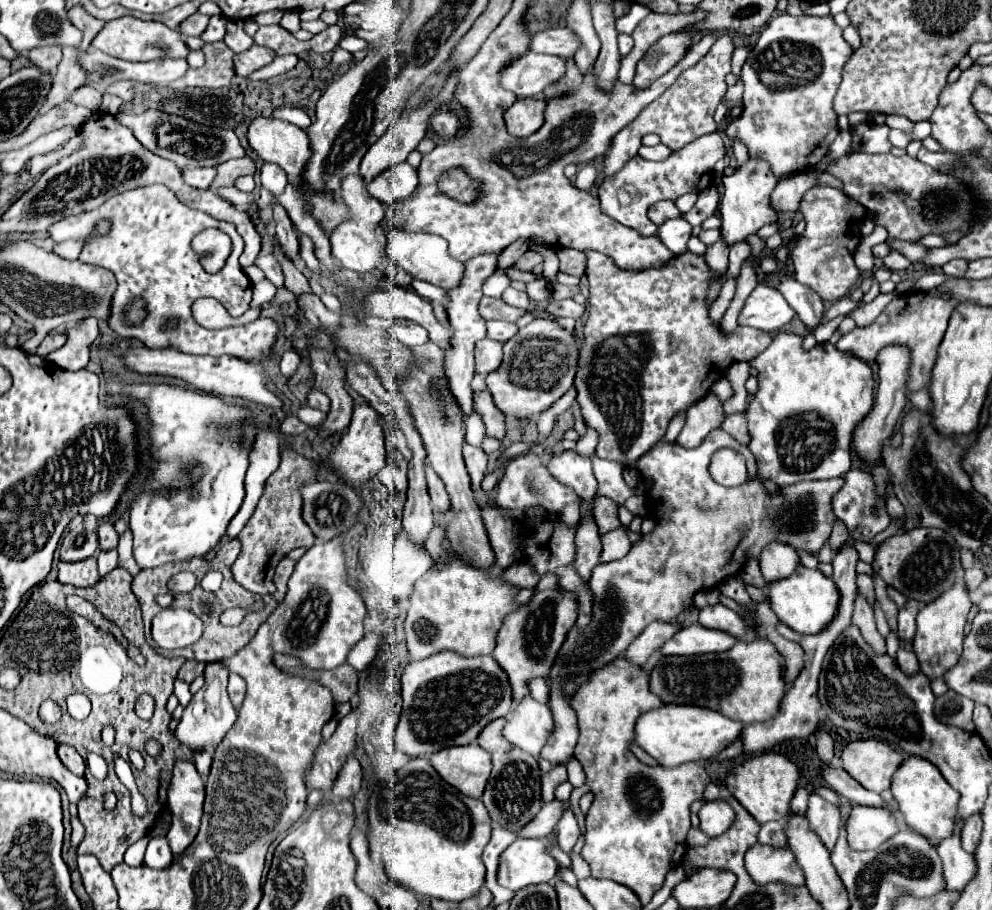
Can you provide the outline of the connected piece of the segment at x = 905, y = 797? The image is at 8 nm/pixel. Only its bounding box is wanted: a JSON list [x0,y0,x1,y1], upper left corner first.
[891,756,959,844]

